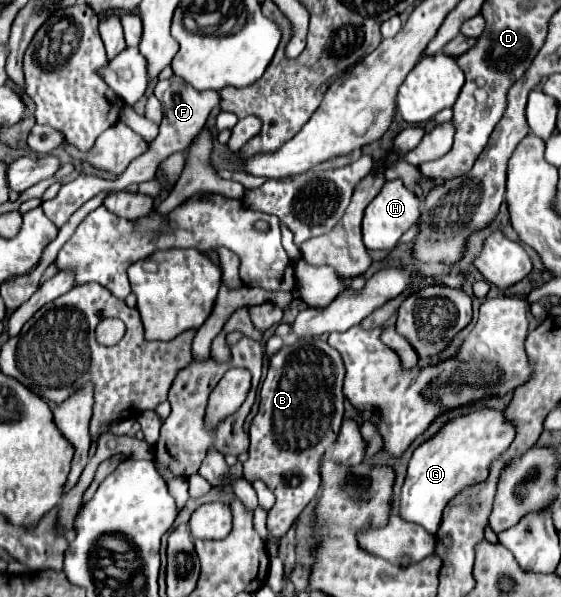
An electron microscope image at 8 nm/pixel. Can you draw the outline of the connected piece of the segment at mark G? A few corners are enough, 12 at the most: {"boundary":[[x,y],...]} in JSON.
{"boundary":[[451,418],[415,448],[401,518],[435,534],[461,488],[487,478],[515,426]]}

